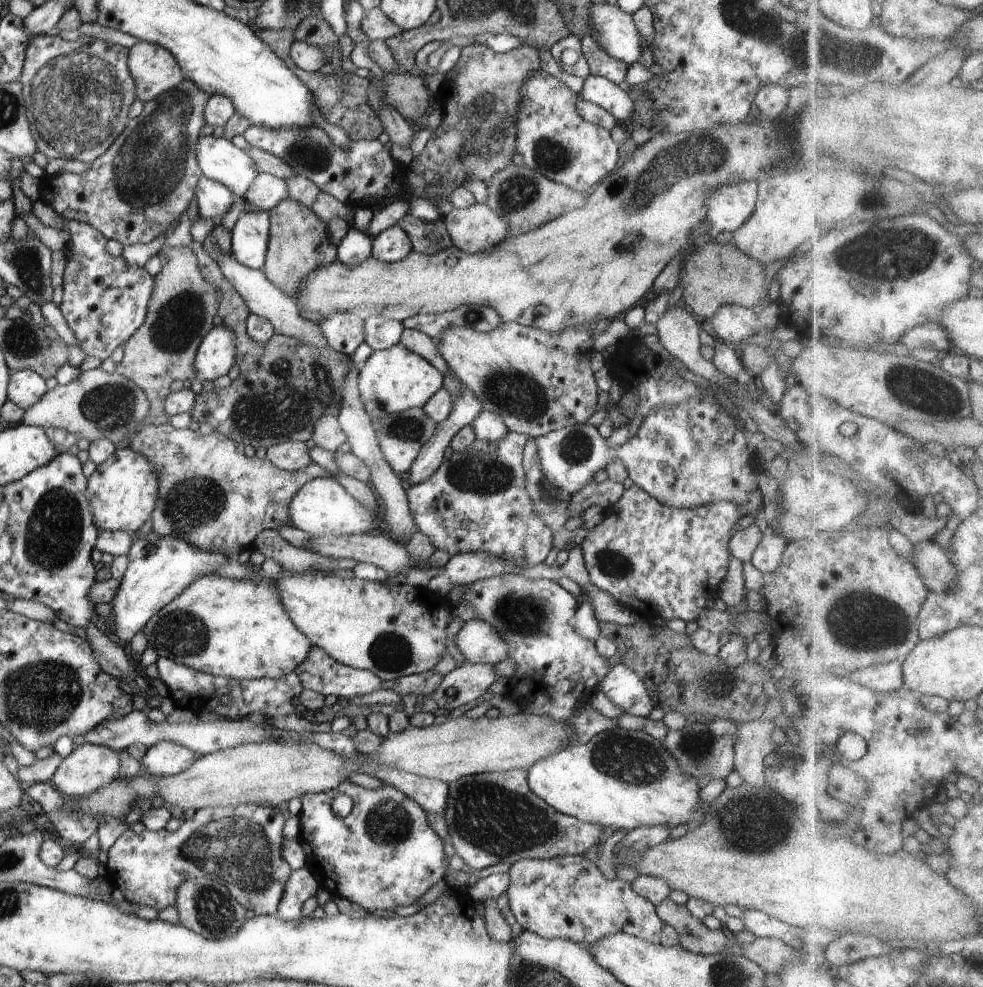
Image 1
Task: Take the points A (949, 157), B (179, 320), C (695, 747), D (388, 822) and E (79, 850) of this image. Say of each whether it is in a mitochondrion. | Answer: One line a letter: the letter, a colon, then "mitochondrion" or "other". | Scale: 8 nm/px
A: other
B: mitochondrion
C: mitochondrion
D: mitochondrion
E: other

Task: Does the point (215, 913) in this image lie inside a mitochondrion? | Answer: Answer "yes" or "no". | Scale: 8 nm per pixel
yes

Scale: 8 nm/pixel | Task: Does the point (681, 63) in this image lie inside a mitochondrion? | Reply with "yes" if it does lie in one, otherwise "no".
no

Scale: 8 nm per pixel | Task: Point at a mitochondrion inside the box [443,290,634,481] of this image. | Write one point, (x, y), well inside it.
(516, 393)

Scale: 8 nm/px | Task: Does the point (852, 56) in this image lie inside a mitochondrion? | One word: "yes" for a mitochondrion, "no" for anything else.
yes

